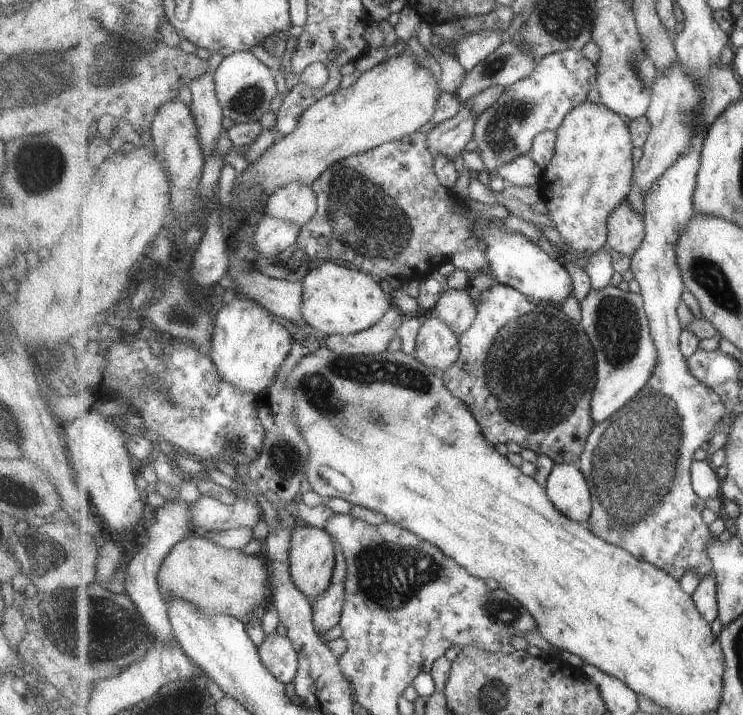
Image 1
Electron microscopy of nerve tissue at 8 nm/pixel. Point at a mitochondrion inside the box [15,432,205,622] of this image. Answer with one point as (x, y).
(51, 554)

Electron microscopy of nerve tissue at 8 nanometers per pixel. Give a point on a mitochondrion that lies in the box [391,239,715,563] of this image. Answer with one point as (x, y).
(637, 461)

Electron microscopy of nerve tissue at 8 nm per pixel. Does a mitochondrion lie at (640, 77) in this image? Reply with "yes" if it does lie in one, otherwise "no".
yes

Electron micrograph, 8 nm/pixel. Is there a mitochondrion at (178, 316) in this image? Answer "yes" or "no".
yes

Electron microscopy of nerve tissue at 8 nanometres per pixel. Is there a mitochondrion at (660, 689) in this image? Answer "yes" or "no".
no

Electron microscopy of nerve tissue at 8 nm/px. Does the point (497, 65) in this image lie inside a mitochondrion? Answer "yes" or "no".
yes

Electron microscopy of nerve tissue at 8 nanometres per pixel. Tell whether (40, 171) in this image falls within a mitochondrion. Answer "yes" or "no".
yes

